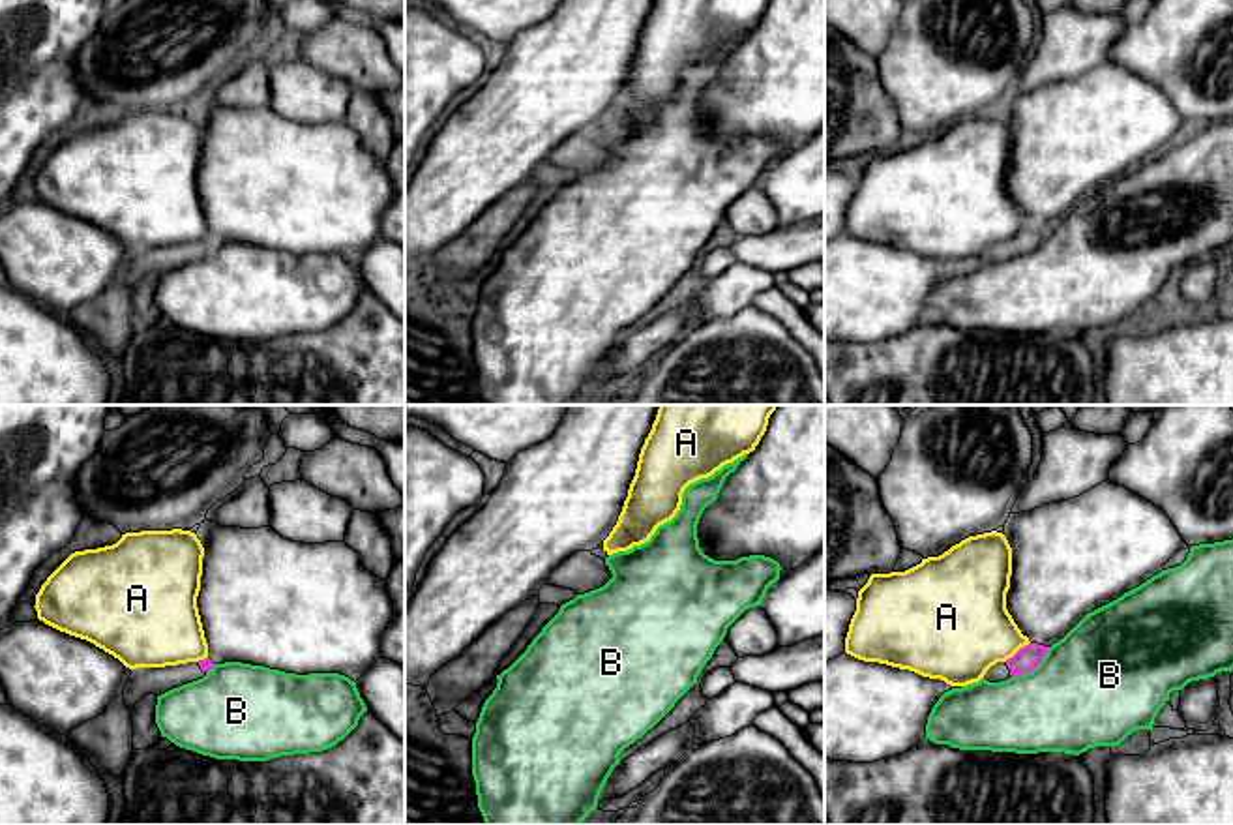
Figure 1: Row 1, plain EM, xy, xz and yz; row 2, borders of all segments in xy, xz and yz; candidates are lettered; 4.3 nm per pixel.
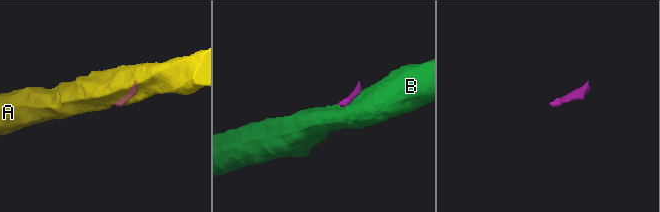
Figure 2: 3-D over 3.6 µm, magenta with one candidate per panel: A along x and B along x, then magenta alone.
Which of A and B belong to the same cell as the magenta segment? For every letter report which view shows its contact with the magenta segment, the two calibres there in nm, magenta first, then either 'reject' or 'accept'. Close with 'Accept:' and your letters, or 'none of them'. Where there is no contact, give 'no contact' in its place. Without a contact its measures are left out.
A: meets magenta in yz; 110 nm thick on the magenta side, 400 nm on the other; reject
B: meets magenta in yz; 110 nm thick on the magenta side, 460 nm on the other; reject
Accept: none of them

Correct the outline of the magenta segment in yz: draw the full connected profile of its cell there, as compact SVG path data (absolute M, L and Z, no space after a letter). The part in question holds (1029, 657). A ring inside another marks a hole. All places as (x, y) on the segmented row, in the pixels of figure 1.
M1029 643L1029 645L1021 647L1006 662L997 662L995 666L991 666L986 671L984 679L989 682L1001 682L1001 681L1006 681L1010 677L1029 673L1040 666L1046 652L1047 652L1047 647L1038 645L1038 643Z

